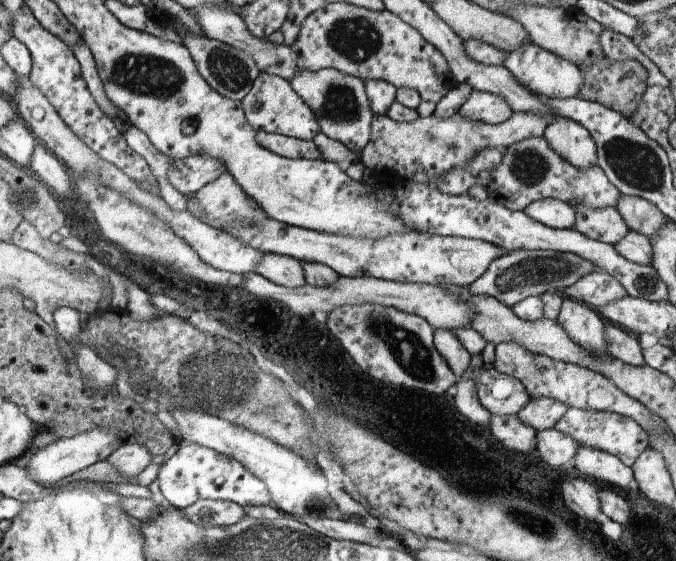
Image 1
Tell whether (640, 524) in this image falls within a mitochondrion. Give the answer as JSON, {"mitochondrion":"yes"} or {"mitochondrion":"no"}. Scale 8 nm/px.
{"mitochondrion":"no"}

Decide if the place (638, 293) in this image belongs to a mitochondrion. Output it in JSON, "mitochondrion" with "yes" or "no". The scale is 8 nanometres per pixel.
{"mitochondrion":"no"}

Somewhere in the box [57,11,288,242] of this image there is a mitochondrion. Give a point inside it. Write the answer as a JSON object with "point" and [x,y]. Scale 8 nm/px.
{"point":[154,78]}

